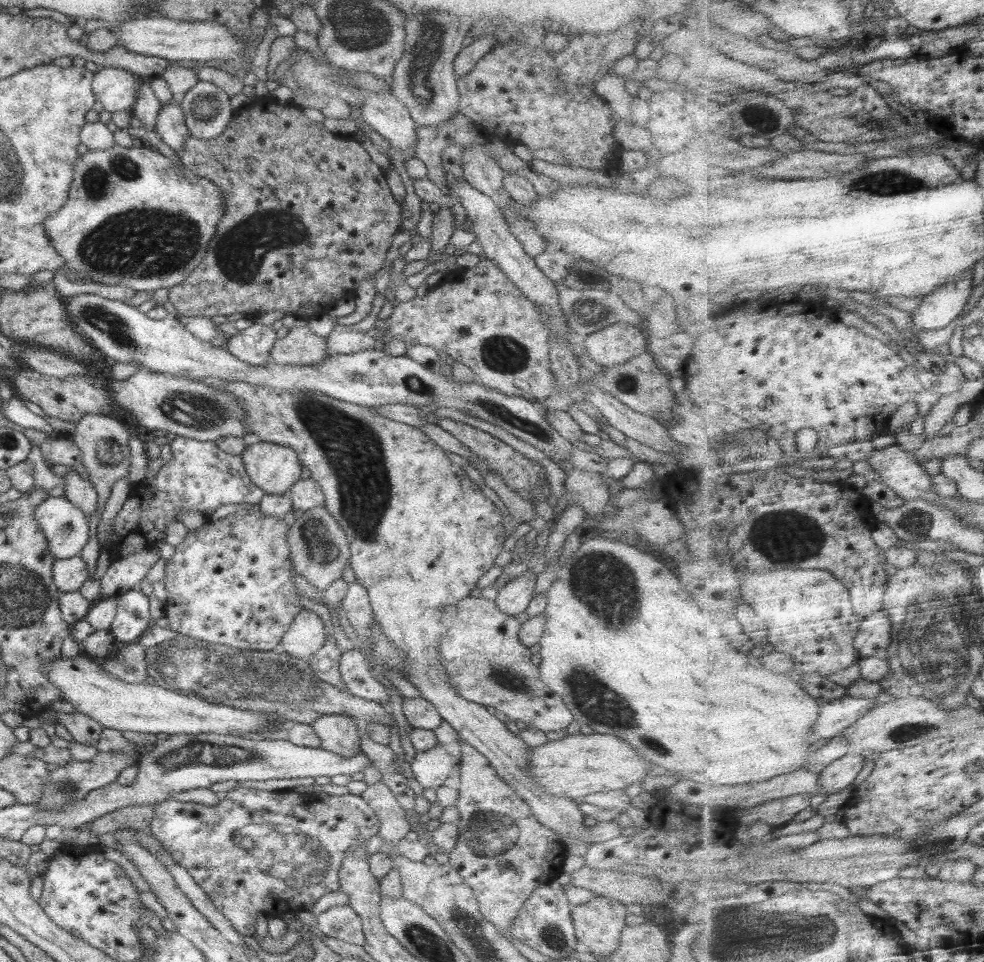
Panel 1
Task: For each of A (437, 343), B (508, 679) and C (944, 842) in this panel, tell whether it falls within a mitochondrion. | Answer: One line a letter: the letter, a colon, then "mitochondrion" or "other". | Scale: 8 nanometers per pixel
A: other
B: mitochondrion
C: mitochondrion

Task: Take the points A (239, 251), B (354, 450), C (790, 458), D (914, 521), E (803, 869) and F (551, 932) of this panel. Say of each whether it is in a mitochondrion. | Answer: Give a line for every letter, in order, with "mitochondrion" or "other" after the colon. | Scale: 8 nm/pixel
A: mitochondrion
B: mitochondrion
C: other
D: mitochondrion
E: other
F: mitochondrion

